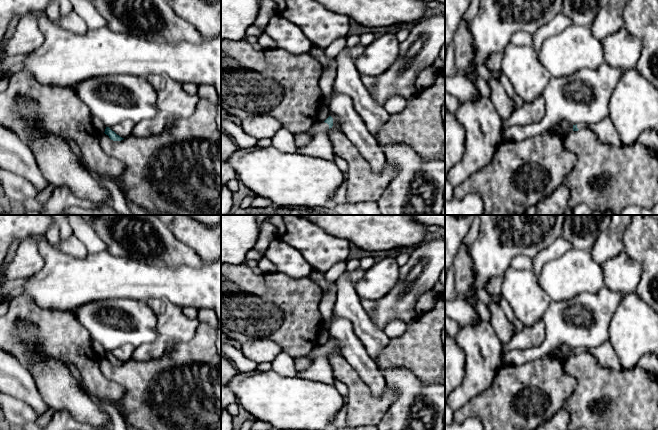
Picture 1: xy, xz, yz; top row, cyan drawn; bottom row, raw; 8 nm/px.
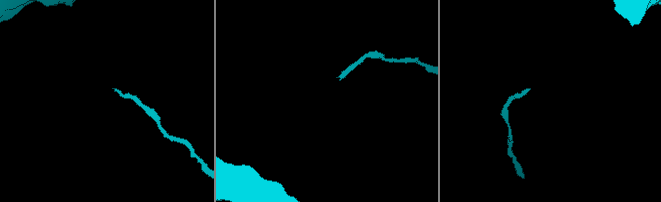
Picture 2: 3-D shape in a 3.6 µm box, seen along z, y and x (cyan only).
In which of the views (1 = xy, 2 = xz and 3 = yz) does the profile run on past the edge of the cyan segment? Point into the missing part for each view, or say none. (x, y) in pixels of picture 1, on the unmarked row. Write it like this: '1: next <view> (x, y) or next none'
1: next none
2: next xz (320, 370)
3: next yz (605, 354)

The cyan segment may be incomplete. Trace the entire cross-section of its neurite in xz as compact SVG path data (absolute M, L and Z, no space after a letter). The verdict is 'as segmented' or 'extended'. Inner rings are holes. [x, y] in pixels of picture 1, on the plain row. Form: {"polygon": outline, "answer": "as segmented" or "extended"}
{"polygon": "M329 340L323 347L315 347L307 356L311 364L302 372L296 372L296 376L311 381L318 381L330 386L334 386L334 374L327 359L327 354L332 352L333 342Z", "answer": "extended"}

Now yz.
{"polygon": "M609 340L597 347L573 349L573 355L578 355L584 351L592 353L597 358L600 365L614 370L622 369L619 358Z", "answer": "extended"}

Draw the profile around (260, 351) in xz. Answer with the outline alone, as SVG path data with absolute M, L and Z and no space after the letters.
M254 340L241 344L241 353L251 361L272 362L282 351L282 347L271 340Z

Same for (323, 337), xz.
M322 327L317 336L317 345L323 347L330 340L330 332Z

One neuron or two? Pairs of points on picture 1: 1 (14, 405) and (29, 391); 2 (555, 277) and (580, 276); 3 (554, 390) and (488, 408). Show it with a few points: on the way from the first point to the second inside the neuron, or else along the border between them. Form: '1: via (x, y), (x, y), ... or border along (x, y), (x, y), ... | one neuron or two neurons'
1: border along (10, 396), (26, 402), (38, 415) | two neurons
2: via (561, 277), (574, 276) | one neuron
3: via (538, 389), (523, 386), (504, 403) | one neuron

